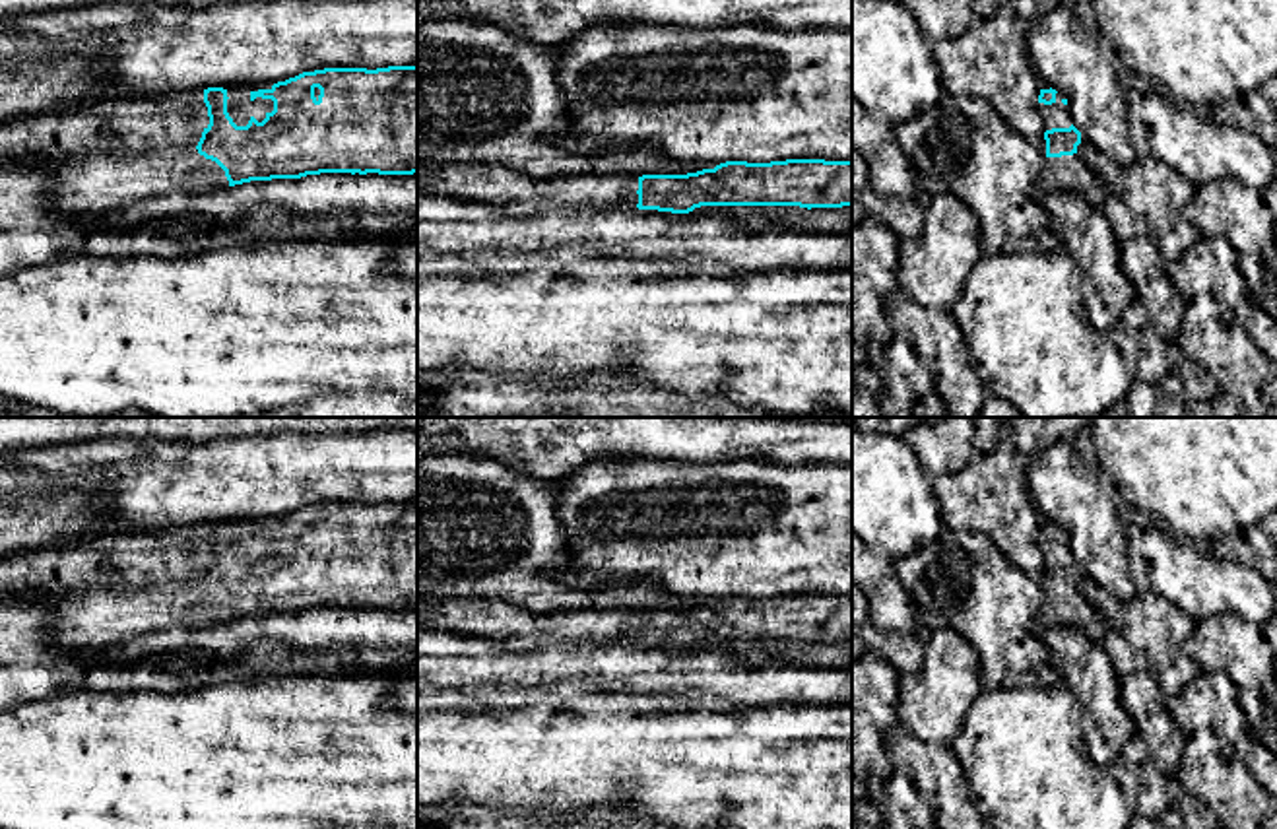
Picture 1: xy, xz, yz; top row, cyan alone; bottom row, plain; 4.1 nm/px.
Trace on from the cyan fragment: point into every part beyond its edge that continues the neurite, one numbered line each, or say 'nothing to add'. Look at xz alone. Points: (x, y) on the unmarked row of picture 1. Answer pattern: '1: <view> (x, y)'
1: xz (517, 628)

